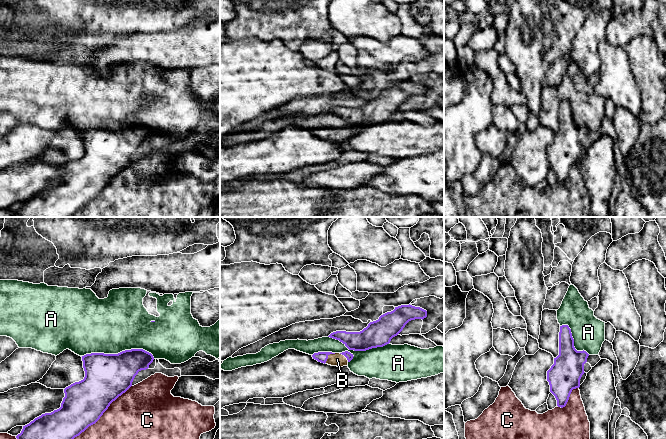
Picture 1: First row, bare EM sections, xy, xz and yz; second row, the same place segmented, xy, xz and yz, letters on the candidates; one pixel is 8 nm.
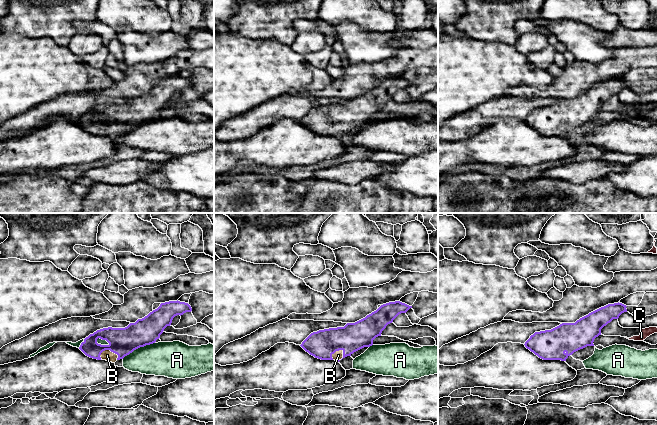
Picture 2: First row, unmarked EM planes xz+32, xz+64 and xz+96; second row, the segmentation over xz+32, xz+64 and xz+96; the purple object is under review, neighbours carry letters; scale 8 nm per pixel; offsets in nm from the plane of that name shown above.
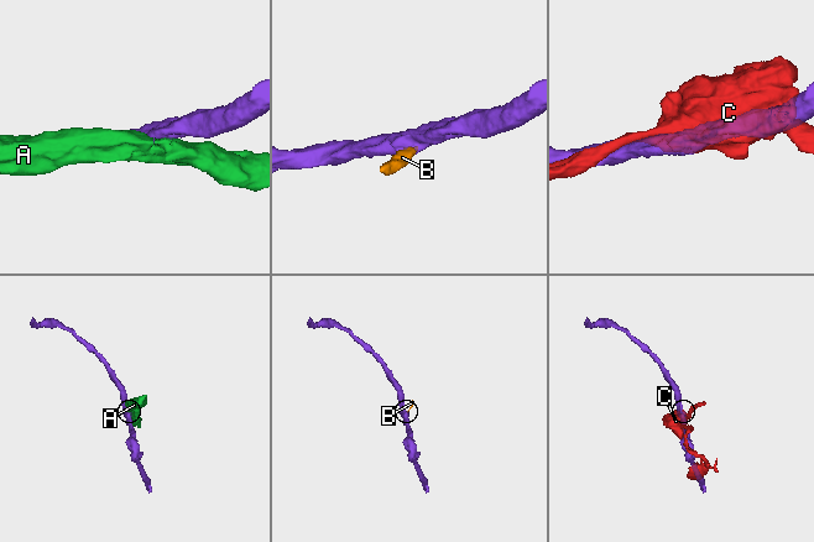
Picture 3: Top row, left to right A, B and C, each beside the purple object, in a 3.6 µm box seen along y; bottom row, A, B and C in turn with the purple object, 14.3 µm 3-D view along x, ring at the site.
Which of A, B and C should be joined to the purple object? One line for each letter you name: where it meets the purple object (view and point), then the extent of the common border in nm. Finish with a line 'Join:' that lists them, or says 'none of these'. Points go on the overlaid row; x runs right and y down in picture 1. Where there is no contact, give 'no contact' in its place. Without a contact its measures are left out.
B: meets purple in xz at (327, 356); contact 130 nm long
Join: B

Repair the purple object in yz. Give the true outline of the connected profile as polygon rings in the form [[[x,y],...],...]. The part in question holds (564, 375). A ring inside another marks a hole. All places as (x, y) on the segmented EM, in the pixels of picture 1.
[[[560,326],[559,355],[554,358],[554,364],[547,371],[550,392],[555,396],[558,407],[565,407],[572,390],[580,387],[588,356],[586,351],[575,349],[569,326]]]

